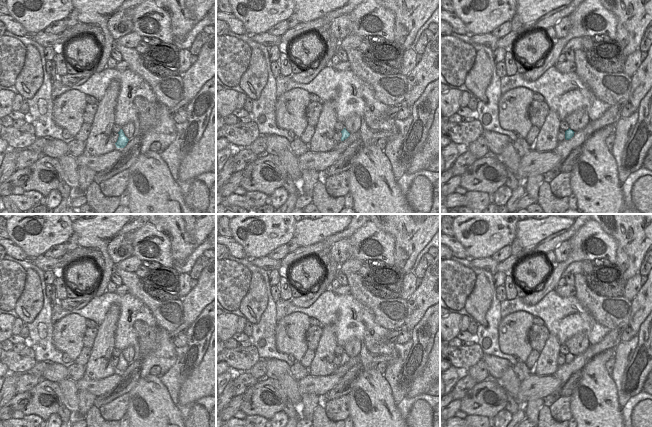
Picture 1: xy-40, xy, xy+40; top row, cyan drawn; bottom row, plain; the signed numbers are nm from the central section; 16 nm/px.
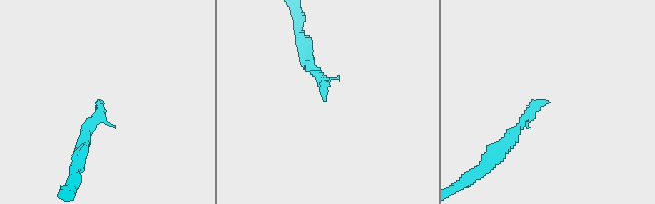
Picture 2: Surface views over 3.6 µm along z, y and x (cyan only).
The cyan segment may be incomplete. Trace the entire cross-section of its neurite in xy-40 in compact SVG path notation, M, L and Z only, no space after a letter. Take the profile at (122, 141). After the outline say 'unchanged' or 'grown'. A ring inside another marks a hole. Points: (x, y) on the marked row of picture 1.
M129 122L121 127L120 131L118 132L118 140L115 143L116 147L124 148L127 145L128 141L133 137L134 130L135 126L133 122Z; grown

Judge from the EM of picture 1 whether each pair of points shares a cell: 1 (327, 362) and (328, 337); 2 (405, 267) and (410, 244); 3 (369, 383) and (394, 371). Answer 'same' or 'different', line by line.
1: same
2: same
3: different

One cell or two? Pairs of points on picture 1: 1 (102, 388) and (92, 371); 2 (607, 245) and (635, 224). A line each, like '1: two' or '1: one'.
1: two
2: two

